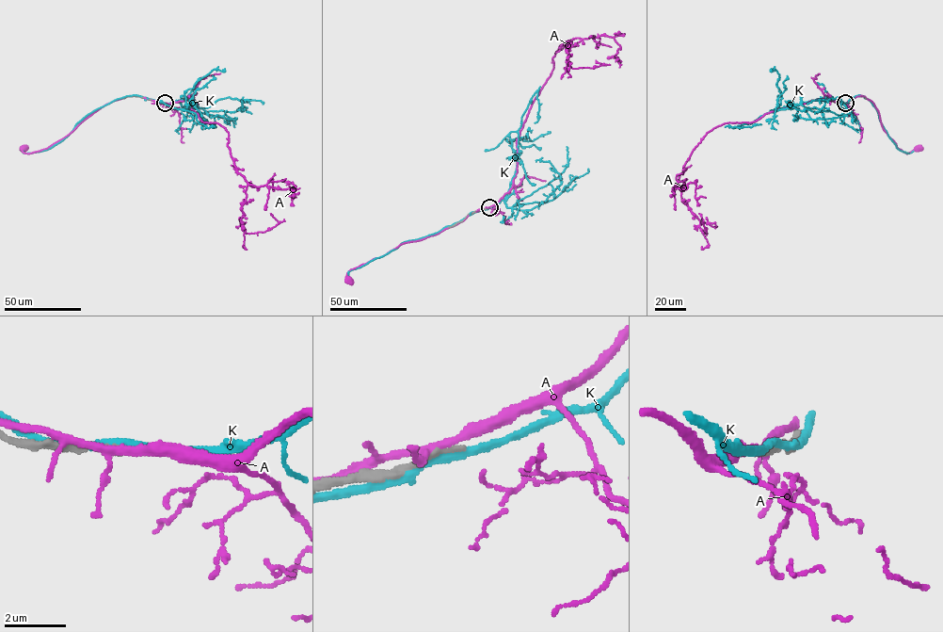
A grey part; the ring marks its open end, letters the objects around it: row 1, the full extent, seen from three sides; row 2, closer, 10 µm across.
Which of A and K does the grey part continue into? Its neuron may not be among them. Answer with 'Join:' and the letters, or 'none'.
Join: none

